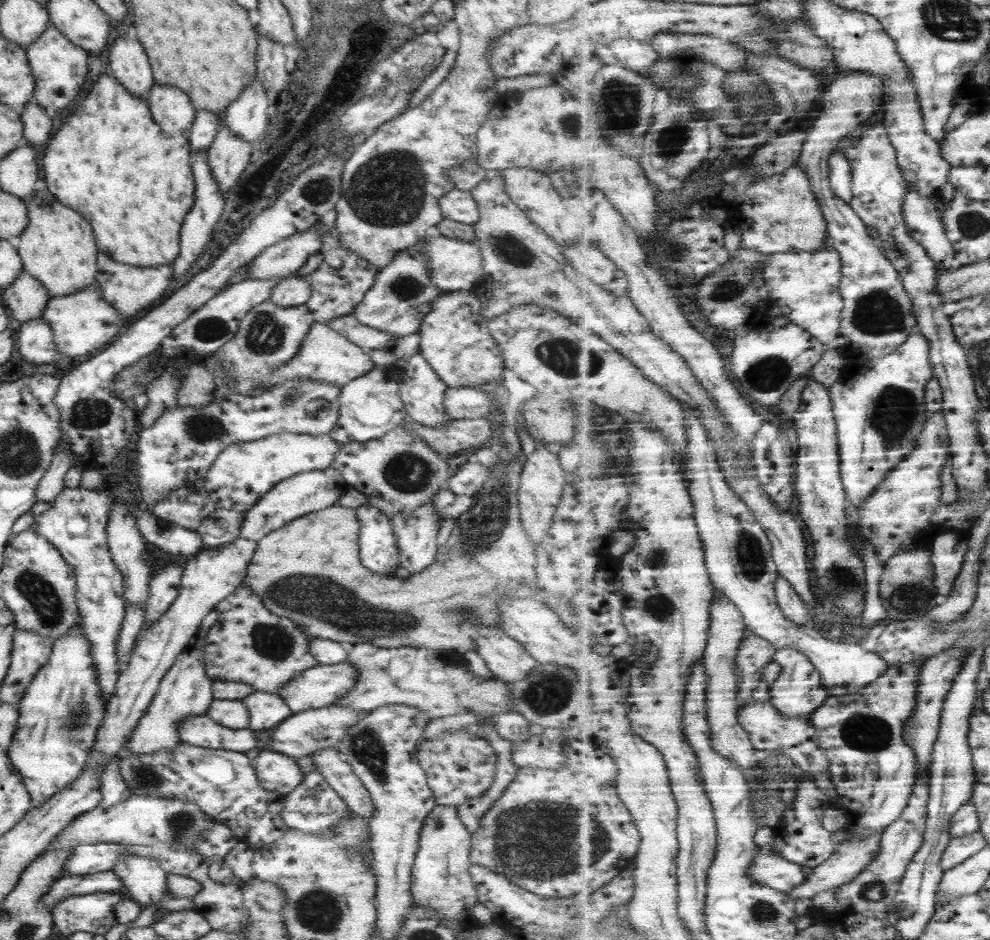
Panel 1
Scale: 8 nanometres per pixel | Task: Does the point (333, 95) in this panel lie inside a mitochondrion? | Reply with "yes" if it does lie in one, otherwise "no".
no

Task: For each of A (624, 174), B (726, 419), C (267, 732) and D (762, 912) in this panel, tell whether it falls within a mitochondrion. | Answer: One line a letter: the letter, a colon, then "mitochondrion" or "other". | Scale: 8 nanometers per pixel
A: other
B: other
C: other
D: mitochondrion

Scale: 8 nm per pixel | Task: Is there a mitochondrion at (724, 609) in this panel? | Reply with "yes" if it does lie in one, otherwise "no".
no

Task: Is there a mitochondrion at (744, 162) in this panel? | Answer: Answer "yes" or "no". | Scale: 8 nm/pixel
no

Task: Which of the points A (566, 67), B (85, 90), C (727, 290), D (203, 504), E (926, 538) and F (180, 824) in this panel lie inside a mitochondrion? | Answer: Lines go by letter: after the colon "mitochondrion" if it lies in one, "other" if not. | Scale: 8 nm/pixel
A: other
B: other
C: mitochondrion
D: other
E: other
F: mitochondrion

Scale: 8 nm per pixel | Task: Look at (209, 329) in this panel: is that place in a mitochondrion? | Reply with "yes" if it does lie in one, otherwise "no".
yes

